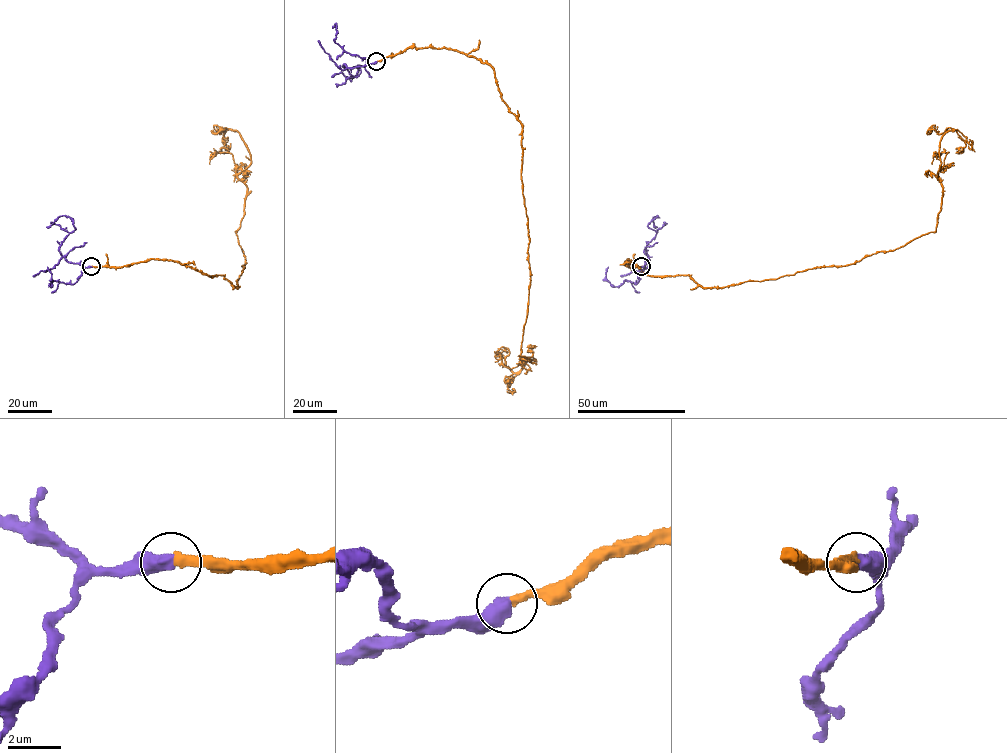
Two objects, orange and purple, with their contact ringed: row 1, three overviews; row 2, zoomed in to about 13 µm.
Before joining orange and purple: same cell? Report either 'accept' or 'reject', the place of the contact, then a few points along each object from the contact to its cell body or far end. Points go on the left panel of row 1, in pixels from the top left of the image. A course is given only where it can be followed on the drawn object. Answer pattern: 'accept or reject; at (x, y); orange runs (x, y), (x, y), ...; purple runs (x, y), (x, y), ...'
accept; at (91, 266); orange runs (91, 266), (171, 260), (237, 288), (247, 191), (237, 176), (250, 153), (236, 131), (216, 126); purple runs (91, 266), (68, 262), (60, 252), (60, 245), (75, 228), (69, 217), (59, 216), (46, 227)

